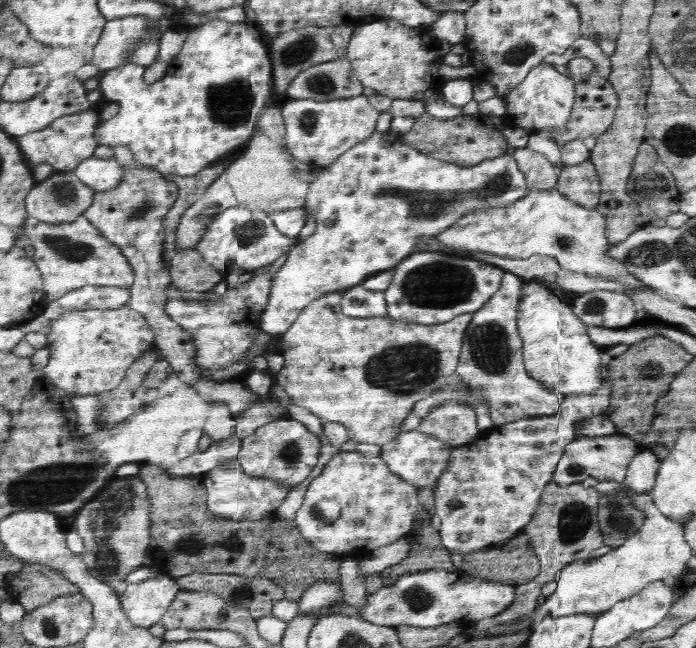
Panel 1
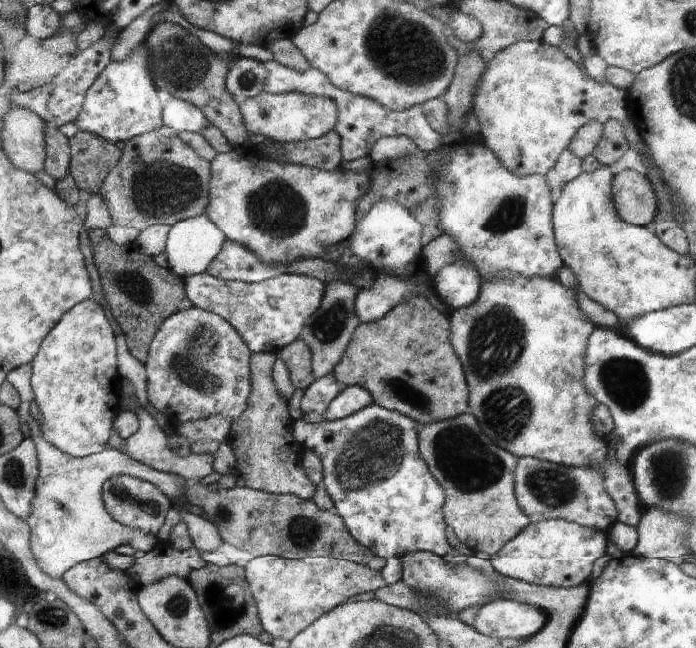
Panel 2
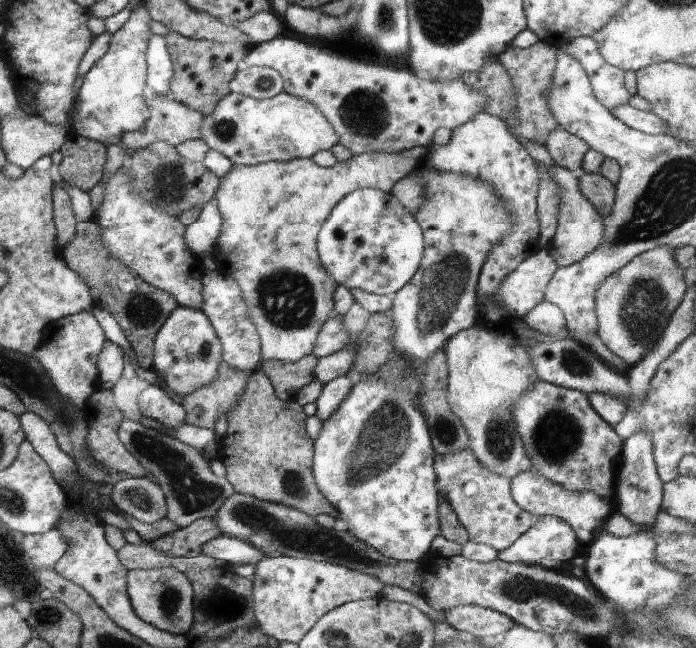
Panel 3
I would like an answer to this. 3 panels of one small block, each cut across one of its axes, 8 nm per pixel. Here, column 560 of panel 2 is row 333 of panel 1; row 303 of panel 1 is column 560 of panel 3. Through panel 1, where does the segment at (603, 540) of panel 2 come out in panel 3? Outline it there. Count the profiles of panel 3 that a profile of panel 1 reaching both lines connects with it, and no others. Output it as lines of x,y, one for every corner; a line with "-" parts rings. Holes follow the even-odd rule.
539,516
536,524
519,536
510,547
498,553
498,559
507,563
527,563
528,565
538,565
542,568
560,571
561,566
570,564
578,556
579,541
573,528
566,524
564,520
556,516

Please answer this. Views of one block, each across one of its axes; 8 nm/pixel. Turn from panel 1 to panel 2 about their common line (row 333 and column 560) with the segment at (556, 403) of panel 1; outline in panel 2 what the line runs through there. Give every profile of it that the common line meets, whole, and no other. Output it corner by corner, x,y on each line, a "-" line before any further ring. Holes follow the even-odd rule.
520,457
514,480
517,503
531,523
564,519
608,533
618,521
616,506
604,486
604,474
598,468
572,468
548,460

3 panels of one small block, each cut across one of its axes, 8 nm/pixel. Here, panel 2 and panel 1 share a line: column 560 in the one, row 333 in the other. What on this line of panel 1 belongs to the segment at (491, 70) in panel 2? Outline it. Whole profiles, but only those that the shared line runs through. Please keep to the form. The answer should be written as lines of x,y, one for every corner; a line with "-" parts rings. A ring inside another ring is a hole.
128,304
116,310
68,310
60,318
51,321
51,332
47,335
47,348
50,350
50,361
42,372
44,380
54,383
57,388
64,389
76,395
98,395
102,392
116,389
124,379
128,368
136,362
144,352
155,350
154,333
148,321

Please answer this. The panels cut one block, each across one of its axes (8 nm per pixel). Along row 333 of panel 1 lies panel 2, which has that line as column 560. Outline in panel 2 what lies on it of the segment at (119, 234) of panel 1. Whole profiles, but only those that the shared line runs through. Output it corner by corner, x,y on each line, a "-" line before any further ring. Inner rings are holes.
564,150
556,164
545,174
552,198
557,199
564,185
574,180
582,172
582,159
574,156
570,150

